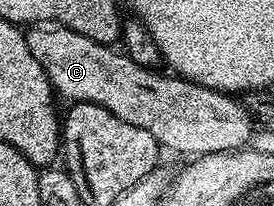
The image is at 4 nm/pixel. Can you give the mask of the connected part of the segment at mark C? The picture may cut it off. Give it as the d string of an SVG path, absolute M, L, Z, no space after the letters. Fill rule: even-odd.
M58 22L35 23L29 27L25 35L29 50L44 68L51 89L59 97L62 95L71 103L100 104L101 107L108 108L114 116L119 116L120 120L127 120L128 124L144 128L163 149L168 148L174 152L190 154L189 156L199 156L237 151L251 141L254 134L253 118L247 112L245 105L233 95L198 85L172 74L162 76L158 74L159 71L136 64L123 51L74 32Z

